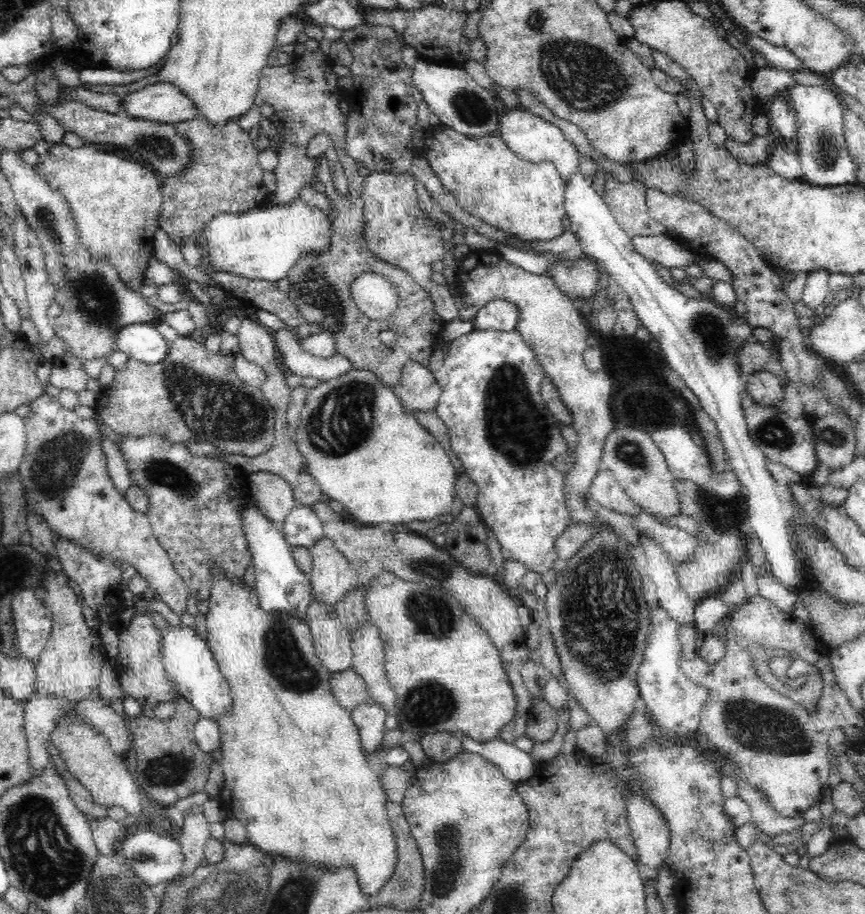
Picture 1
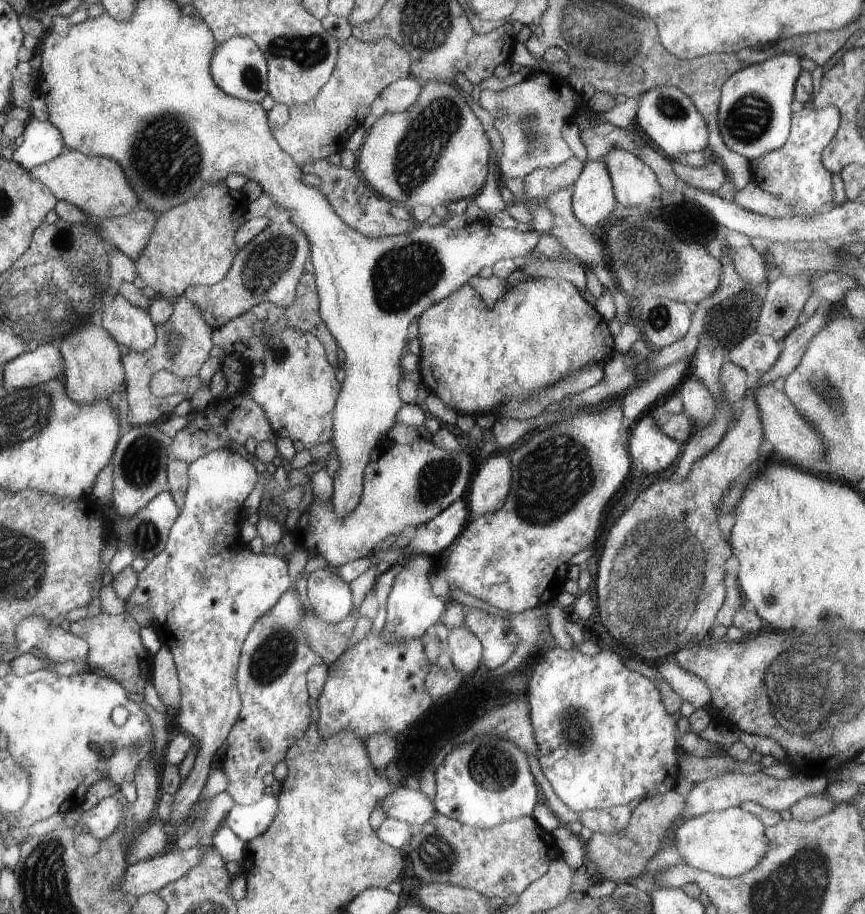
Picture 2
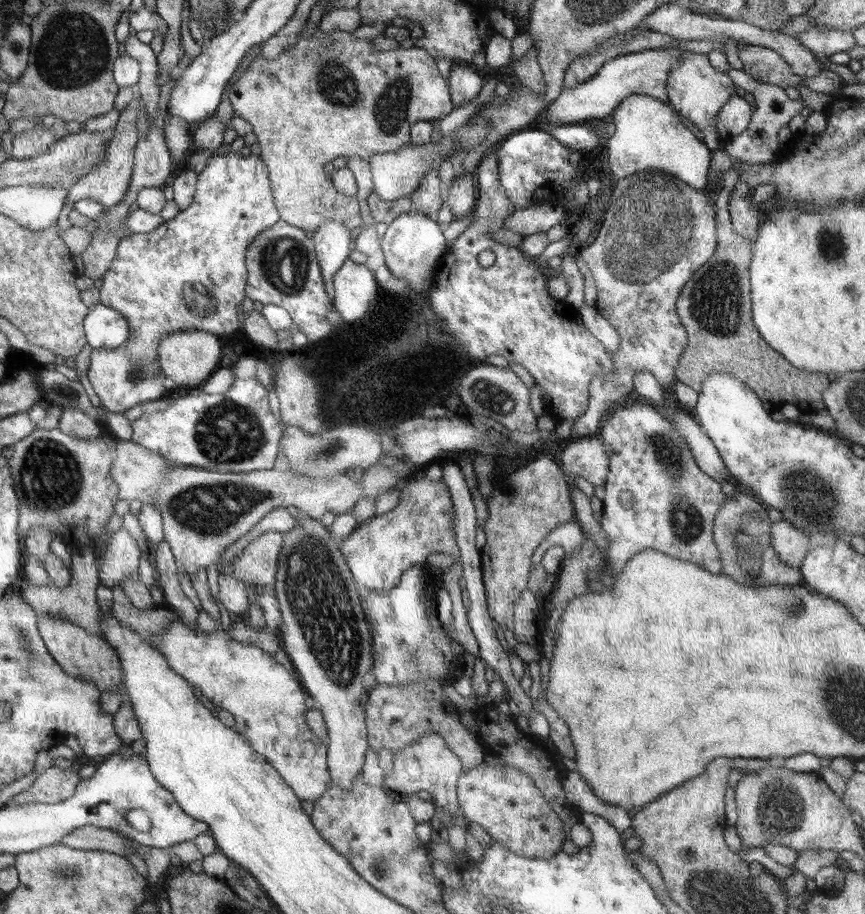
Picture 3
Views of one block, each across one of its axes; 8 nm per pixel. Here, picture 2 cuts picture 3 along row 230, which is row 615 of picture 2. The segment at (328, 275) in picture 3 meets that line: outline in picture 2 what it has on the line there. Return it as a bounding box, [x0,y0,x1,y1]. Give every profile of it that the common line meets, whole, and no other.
[301,570,351,624]

